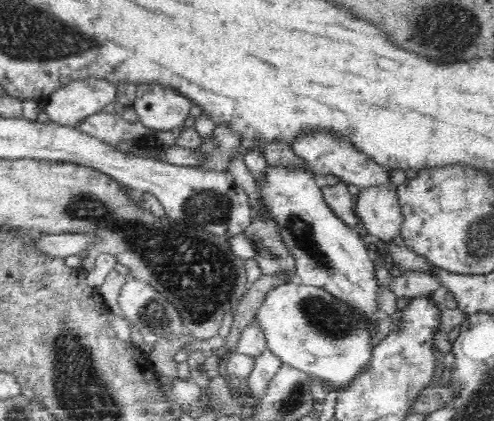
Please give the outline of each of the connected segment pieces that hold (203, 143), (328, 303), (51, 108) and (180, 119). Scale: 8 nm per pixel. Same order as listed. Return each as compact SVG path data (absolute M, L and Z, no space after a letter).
M218 122L208 138L200 136L198 144L190 148L196 157L196 164L192 167L216 172L230 170L232 160L243 158L240 152L240 142L243 139L243 134L233 126L233 122Z
M295 280L270 291L258 309L257 319L264 327L267 346L281 362L321 381L327 389L336 388L340 392L350 388L353 380L364 371L369 371L373 362L378 317L374 317L374 313L368 315L356 305L340 300L334 293L318 285L302 284Z
M98 76L72 80L54 92L43 105L48 120L58 125L78 127L89 116L105 110L108 104L117 104L117 84Z
M139 81L133 108L142 124L156 130L172 131L186 122L195 104L174 86L162 86L158 81Z

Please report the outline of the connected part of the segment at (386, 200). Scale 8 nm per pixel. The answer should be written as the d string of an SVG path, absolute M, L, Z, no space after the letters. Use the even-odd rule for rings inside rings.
M389 182L361 188L356 200L360 229L370 239L392 240L400 236L400 212L397 186Z

